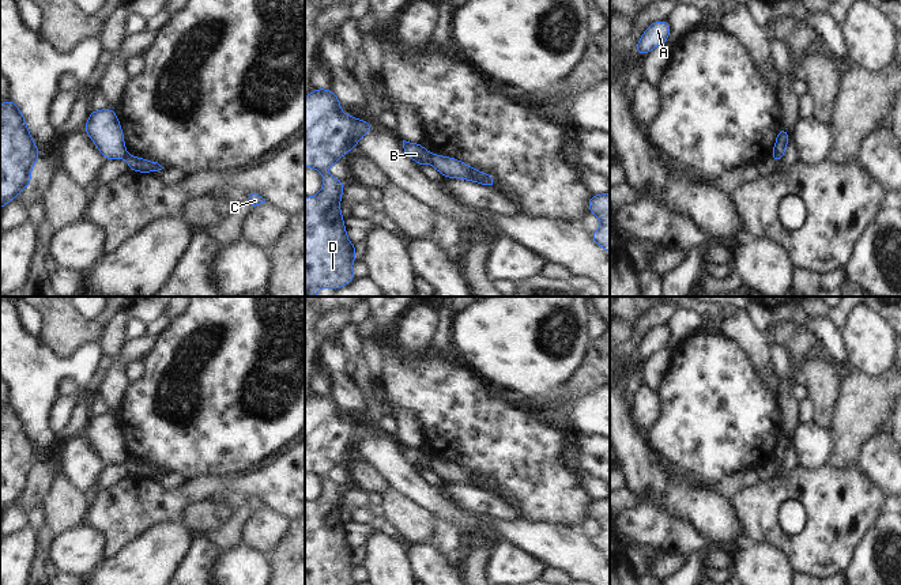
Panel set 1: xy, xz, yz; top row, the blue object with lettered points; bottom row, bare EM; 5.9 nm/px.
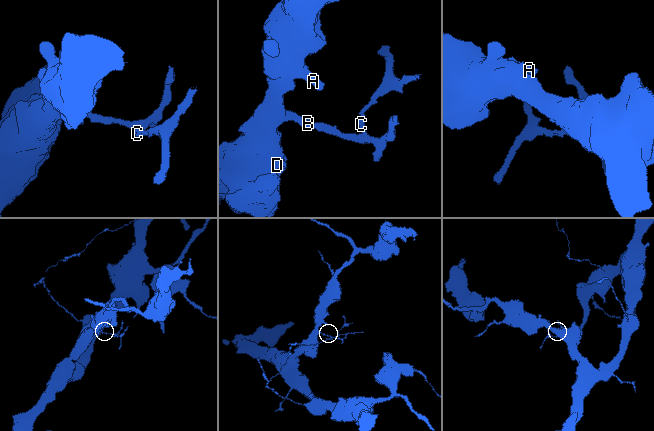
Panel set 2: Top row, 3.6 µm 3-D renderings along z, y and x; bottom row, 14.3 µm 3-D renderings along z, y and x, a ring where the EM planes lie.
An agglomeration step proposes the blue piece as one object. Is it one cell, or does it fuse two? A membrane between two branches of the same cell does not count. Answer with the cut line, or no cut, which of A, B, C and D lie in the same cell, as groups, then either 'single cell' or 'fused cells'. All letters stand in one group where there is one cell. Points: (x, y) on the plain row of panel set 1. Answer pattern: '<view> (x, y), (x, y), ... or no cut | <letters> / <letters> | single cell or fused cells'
xz (432, 459), (428, 467) | A B D / C | fused cells

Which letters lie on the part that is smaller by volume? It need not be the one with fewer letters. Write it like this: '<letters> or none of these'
C

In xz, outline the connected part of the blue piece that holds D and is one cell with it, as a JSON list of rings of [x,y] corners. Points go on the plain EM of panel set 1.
[[[314,393],[305,401],[305,472],[323,479],[320,497],[313,502],[305,501],[305,585],[355,585],[353,567],[357,554],[347,541],[340,514],[344,487],[327,475],[346,457],[355,454],[357,448],[374,431],[363,423],[355,424],[351,419],[342,418],[340,412],[342,407],[328,393]]]

